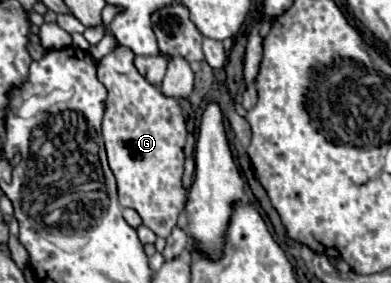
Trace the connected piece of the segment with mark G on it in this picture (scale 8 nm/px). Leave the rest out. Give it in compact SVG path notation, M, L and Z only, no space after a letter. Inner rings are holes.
M120 46L98 62L98 78L108 90L102 138L118 184L118 202L134 208L156 236L166 238L186 204L186 190L182 188L186 120L180 104L174 98L162 96L158 86L146 82L132 60L134 54Z

